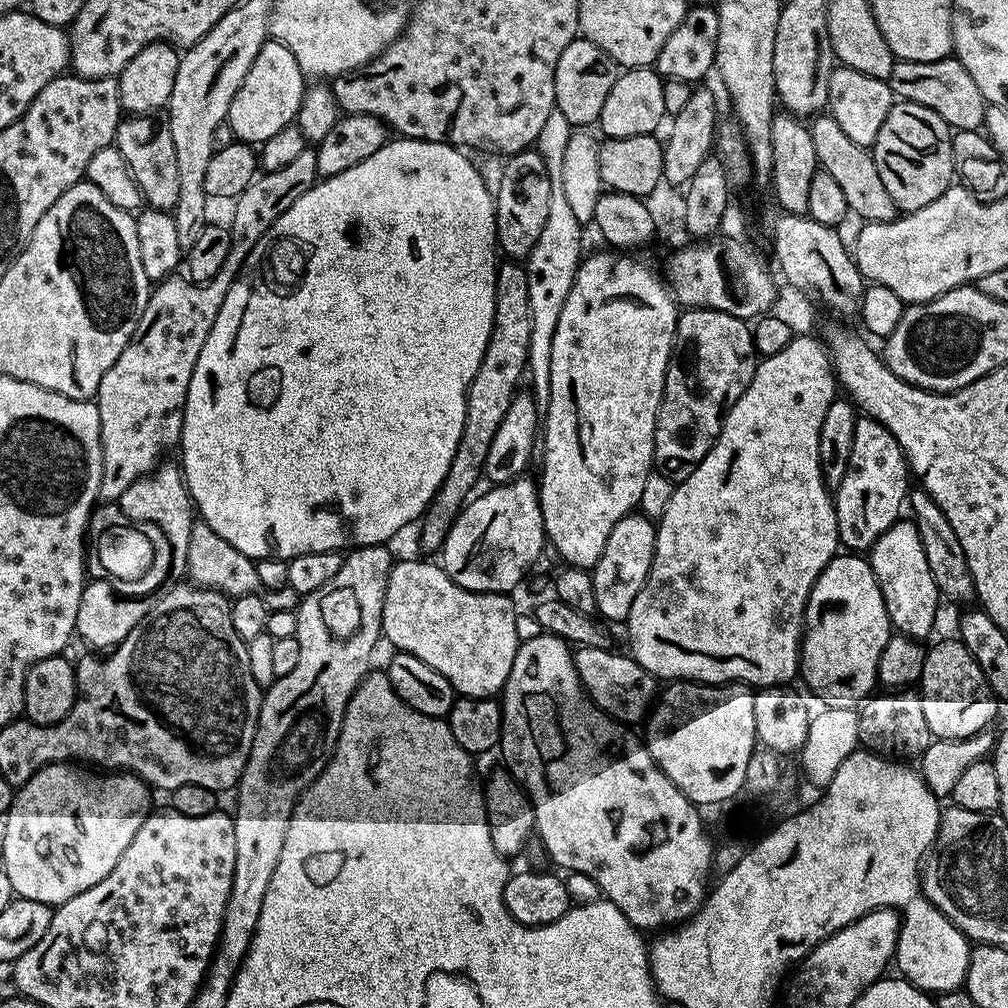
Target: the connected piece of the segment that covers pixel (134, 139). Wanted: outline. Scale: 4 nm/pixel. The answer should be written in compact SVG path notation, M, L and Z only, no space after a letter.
M128 114L121 119L114 147L120 151L126 162L132 180L138 186L143 203L159 210L175 209L178 202L178 157L174 154L174 137L170 134L167 119L160 114Z

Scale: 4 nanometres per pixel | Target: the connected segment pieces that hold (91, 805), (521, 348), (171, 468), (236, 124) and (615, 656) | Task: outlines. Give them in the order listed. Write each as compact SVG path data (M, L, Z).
M72 762L51 764L38 770L25 784L15 789L12 804L3 817L6 842L2 846L2 870L6 878L10 878L13 893L21 900L59 906L82 894L82 890L90 890L90 886L102 882L102 878L114 870L118 858L122 858L122 850L126 850L134 834L138 834L138 826L142 826L144 819L150 815L148 792L149 785L139 776L97 774Z
M504 262L496 269L496 293L494 294L494 326L490 330L490 342L486 342L486 354L482 354L482 366L478 366L478 374L468 384L466 394L466 422L462 426L462 438L455 448L454 462L442 482L436 495L428 501L428 510L419 521L420 544L428 552L439 553L446 542L446 534L456 520L456 515L473 495L476 483L481 483L482 469L486 462L486 450L490 450L490 442L494 442L494 434L498 426L502 426L502 418L506 418L506 410L510 410L510 402L518 395L516 388L520 379L525 379L528 372L528 355L530 354L530 286L526 283L527 267L520 262Z
M161 462L153 472L138 478L134 486L126 490L118 501L121 511L129 521L153 523L161 528L170 544L170 564L168 576L159 580L156 592L163 594L173 587L174 582L185 579L188 570L188 551L190 550L190 530L194 523L192 495L184 482L184 474L179 463Z
M268 39L262 50L258 50L258 58L254 58L250 74L246 74L242 86L238 86L238 94L234 94L230 102L226 122L232 127L233 137L253 146L259 146L274 138L278 130L295 121L305 87L306 77L298 66L298 58L294 58L286 45Z
M577 647L573 651L574 666L578 670L580 685L585 694L608 716L619 720L621 724L636 726L636 723L647 721L657 699L657 677L642 666L638 666L631 654L624 656L620 652L610 652L605 648Z

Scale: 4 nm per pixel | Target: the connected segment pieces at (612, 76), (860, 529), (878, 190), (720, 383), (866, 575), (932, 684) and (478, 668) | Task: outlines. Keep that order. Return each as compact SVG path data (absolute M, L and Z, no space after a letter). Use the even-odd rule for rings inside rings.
M577 38L562 50L562 58L558 58L558 66L554 70L555 111L572 126L592 126L602 114L602 106L610 90L614 90L614 82L618 75L618 65L606 50L598 50L594 42Z
M876 420L856 421L854 444L842 482L834 489L840 544L848 550L868 550L890 526L901 519L900 507L910 496L910 469L898 442ZM864 548L864 549L860 549Z
M813 115L808 129L814 138L817 165L828 172L830 178L834 178L834 182L838 182L842 195L846 198L848 210L860 214L861 218L869 224L896 219L898 215L896 203L892 201L890 194L886 194L886 185L878 175L878 166L874 162L871 151L858 146L858 142L853 142L842 131L842 126L838 126L838 122L834 122L834 118L830 115Z
M690 308L679 313L676 322L677 337L672 357L668 359L668 373L664 379L664 393L656 415L654 430L654 454L652 462L655 471L673 482L685 480L706 458L708 451L724 425L724 414L750 386L756 373L758 353L752 341L752 328L745 321L734 318L713 308Z
M837 554L818 574L814 586L810 590L810 598L804 611L804 638L800 642L799 679L804 679L803 687L813 692L818 699L830 708L851 708L873 695L878 681L878 658L882 658L882 650L888 637L893 635L892 623L888 621L886 602L882 598L882 590L878 586L878 578L874 578L874 570L867 559L860 554Z
M959 638L940 640L926 651L926 662L918 685L922 714L937 740L961 740L985 731L996 716L998 701L982 674L982 666L974 662L974 654Z
M397 559L392 566L392 572L388 575L388 585L386 586L386 598L382 606L382 636L385 641L389 640L393 644L393 649L414 654L414 658L422 658L426 666L438 670L446 682L450 682L452 691L460 696L469 696L470 698L486 698L487 696L495 697L503 693L504 684L510 678L510 670L514 666L514 658L517 650L520 649L522 641L518 636L518 630L515 629L515 620L518 615L518 608L512 605L513 597L503 592L471 592L462 586L455 584L447 574L444 573L443 567L439 563L427 564L424 560L400 560Z

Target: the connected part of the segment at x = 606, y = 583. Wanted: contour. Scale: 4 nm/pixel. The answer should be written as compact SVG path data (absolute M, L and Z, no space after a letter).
M629 514L617 522L610 531L600 560L595 568L591 569L596 612L599 615L604 615L608 620L627 621L630 606L634 606L634 598L638 598L638 590L642 590L650 574L655 545L656 524L647 516Z

